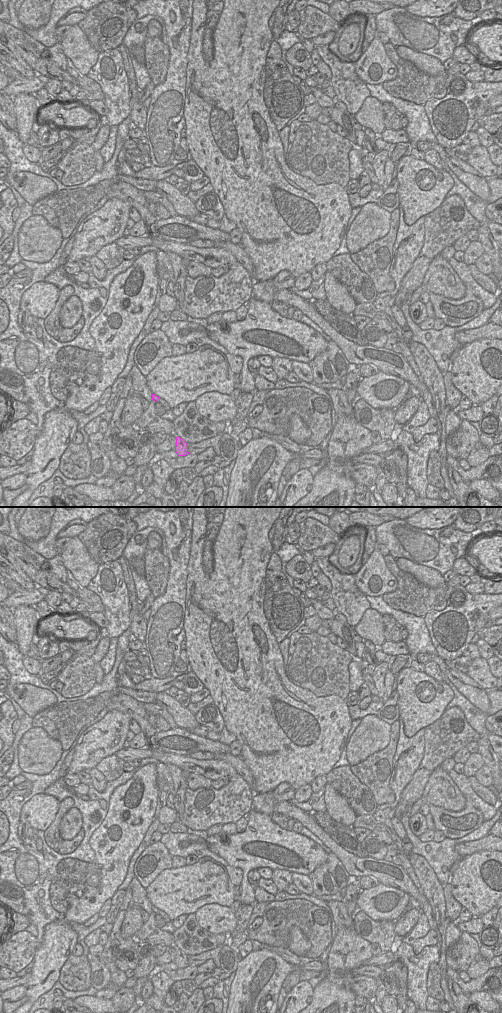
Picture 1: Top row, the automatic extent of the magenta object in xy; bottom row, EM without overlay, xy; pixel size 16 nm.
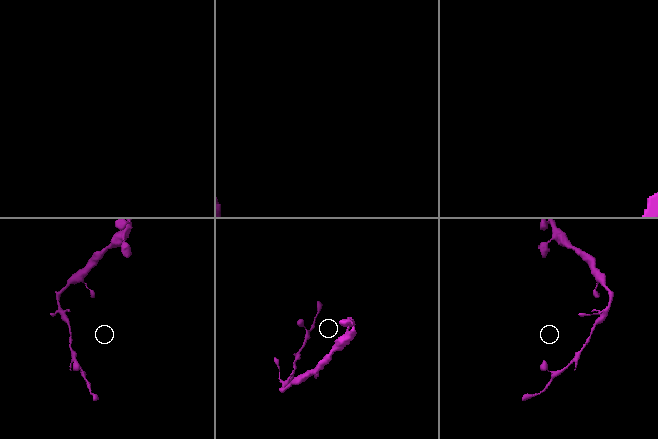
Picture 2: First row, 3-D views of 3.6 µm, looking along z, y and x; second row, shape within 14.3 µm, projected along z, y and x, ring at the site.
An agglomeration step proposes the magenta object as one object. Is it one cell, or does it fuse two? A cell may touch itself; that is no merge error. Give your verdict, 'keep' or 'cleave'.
keep

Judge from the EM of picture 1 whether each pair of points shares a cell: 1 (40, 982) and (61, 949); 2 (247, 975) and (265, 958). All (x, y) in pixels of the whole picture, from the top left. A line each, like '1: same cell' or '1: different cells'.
1: same cell
2: same cell

